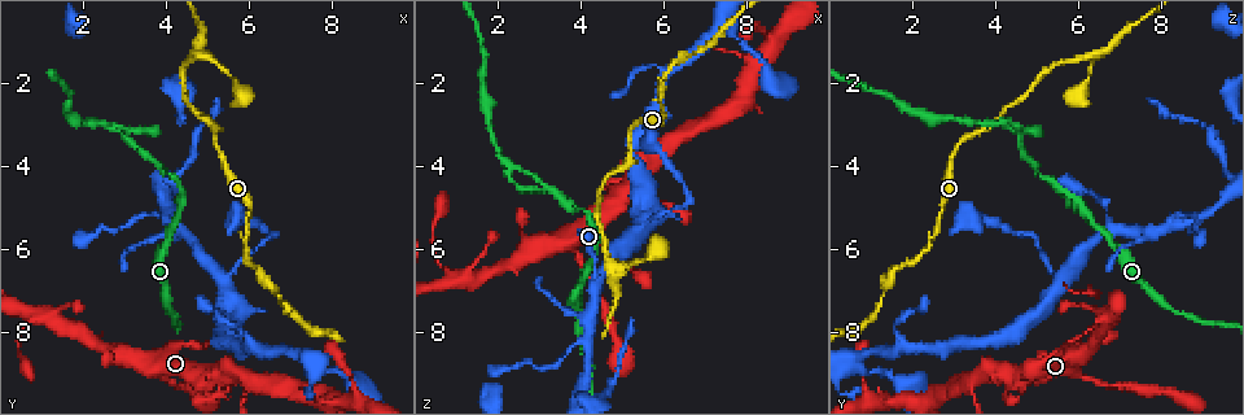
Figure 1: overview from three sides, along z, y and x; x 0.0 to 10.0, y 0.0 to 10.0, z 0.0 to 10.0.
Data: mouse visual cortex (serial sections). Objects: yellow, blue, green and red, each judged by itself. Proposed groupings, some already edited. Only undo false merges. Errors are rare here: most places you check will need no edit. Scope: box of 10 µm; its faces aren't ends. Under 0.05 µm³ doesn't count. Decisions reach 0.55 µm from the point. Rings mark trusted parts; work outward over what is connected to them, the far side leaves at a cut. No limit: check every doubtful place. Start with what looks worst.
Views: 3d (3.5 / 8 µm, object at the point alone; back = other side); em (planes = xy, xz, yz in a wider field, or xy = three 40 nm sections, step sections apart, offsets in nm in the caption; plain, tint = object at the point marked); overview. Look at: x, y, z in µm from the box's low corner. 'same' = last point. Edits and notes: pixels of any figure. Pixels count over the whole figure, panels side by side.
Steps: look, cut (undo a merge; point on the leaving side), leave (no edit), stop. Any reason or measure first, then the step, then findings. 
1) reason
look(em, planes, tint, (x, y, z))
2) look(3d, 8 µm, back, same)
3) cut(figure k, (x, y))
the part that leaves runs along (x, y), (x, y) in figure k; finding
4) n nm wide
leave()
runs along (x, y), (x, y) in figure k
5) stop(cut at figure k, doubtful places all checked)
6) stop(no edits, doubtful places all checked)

abrupt turn
look(3d, 3.5 µm, (3.10, 3.35, 4.65))

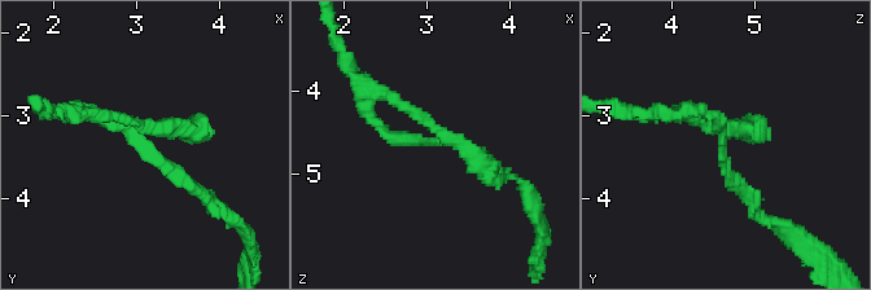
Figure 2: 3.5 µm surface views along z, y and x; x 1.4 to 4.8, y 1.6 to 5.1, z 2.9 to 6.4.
now the EM
look(em, xy, step 5, tint, (3.10, 3.40, 4.60))

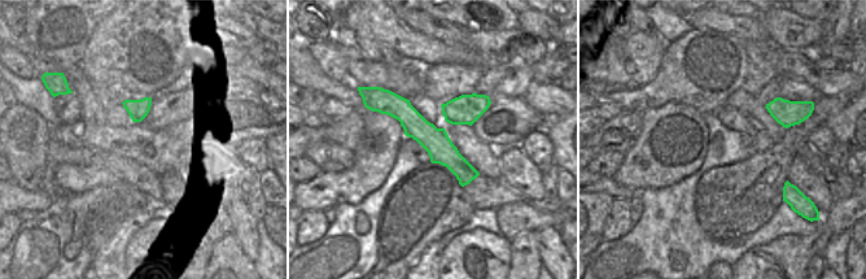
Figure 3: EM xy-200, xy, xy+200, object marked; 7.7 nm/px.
leave()
runs along (211, 203), (125, 127), (81, 108) in figure 2; continuous, no second cell

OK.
arms part here
look(3d, 3.5 µm, (4.25, 5.40, 6.75))

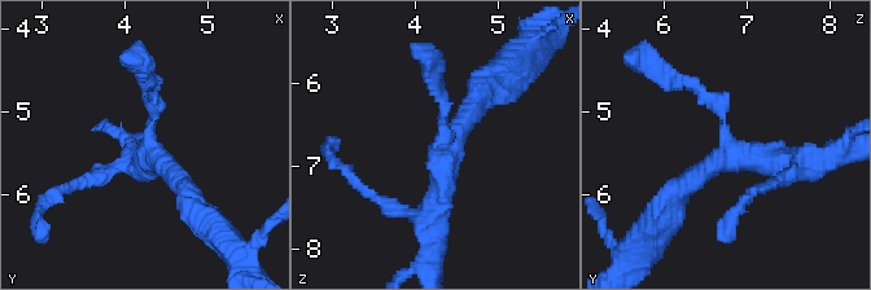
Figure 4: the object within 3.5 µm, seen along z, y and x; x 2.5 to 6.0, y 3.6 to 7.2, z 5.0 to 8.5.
look(em, xy, step 1, tint, (4.30, 5.40, 6.75))

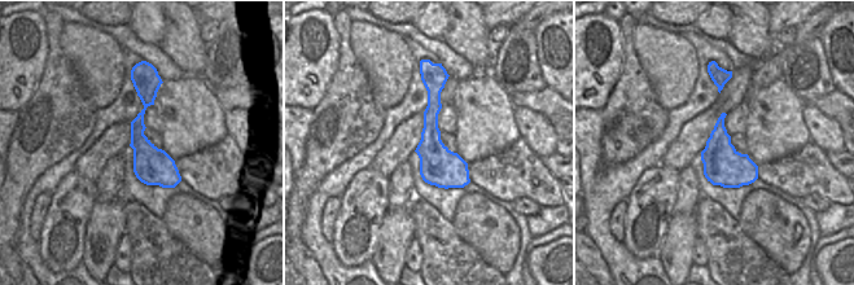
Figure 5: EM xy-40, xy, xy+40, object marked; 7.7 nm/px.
3 arms
leave()
runs along (148, 78), (139, 141), (171, 184) in figure 5; all the same cell

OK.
look(3d, 3.5 µm, (5.95, 8.40, 1.95))

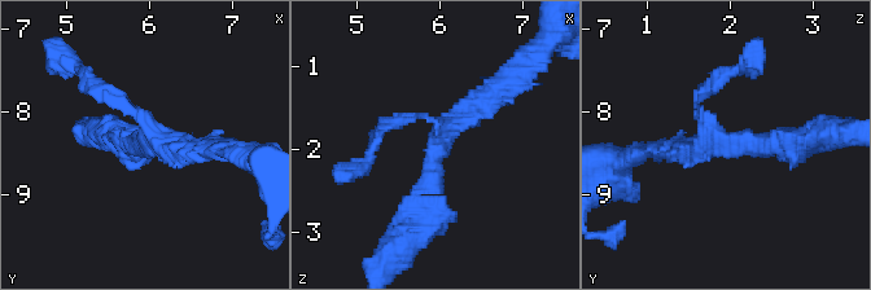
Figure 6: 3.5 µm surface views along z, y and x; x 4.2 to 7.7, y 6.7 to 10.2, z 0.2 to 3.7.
look(em, xy, step 1, tint, (6.00, 8.40, 1.95))

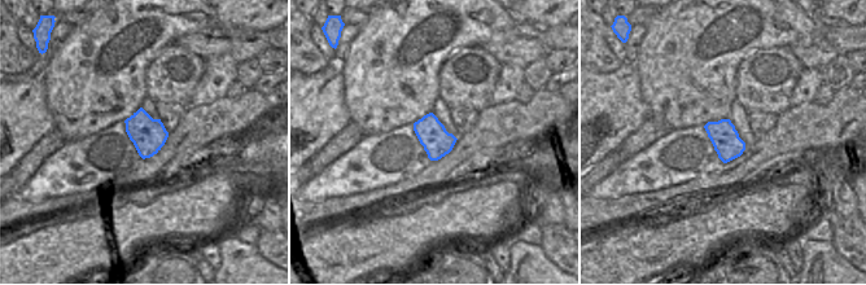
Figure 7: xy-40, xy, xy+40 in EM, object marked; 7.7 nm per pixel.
240 nm wide
leave()
runs along (418, 223), (437, 144), (497, 87) in figure 6; all the same cell

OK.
sharp bend
look(3d, 3.5 µm, (7.65, 9.00, 0.85))

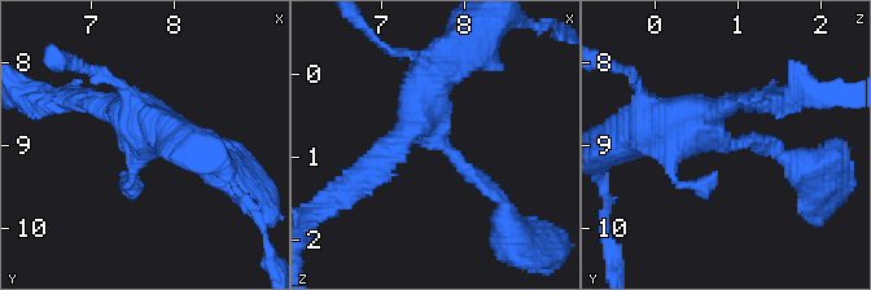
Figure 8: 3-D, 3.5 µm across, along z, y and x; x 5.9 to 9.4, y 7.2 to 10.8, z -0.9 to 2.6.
4 arms; arms of 150, 250, 300, 500 nm
look(em, xy, step 5, tint, (7.65, 9.00, 0.75))

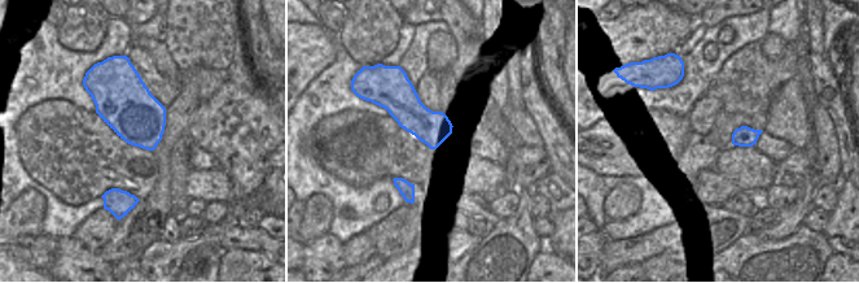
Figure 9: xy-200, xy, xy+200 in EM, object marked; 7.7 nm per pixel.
leave()
runs along (93, 105), (209, 153) in figure 8; all the same cell

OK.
three-way junction
look(3d, 8 µm, back, (4.20, 5.45, 8.20))

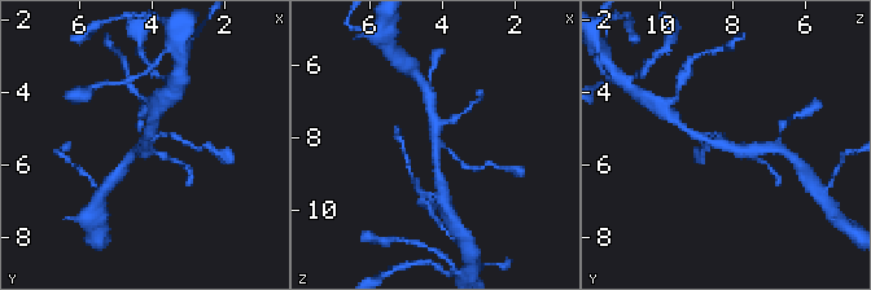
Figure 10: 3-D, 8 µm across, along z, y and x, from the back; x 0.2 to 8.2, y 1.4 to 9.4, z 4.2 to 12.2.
now the EM
look(em, xy, step 2, tint, same)

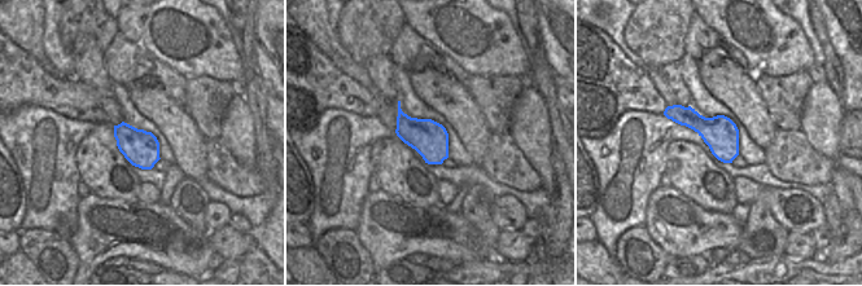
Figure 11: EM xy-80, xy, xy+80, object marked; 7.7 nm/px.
arms of 100, 250, 350 nm
leave()
runs along (760, 149), (739, 152), (690, 132) in figure 10; one cell here

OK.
stop(no edits, doubtful places all checked)

